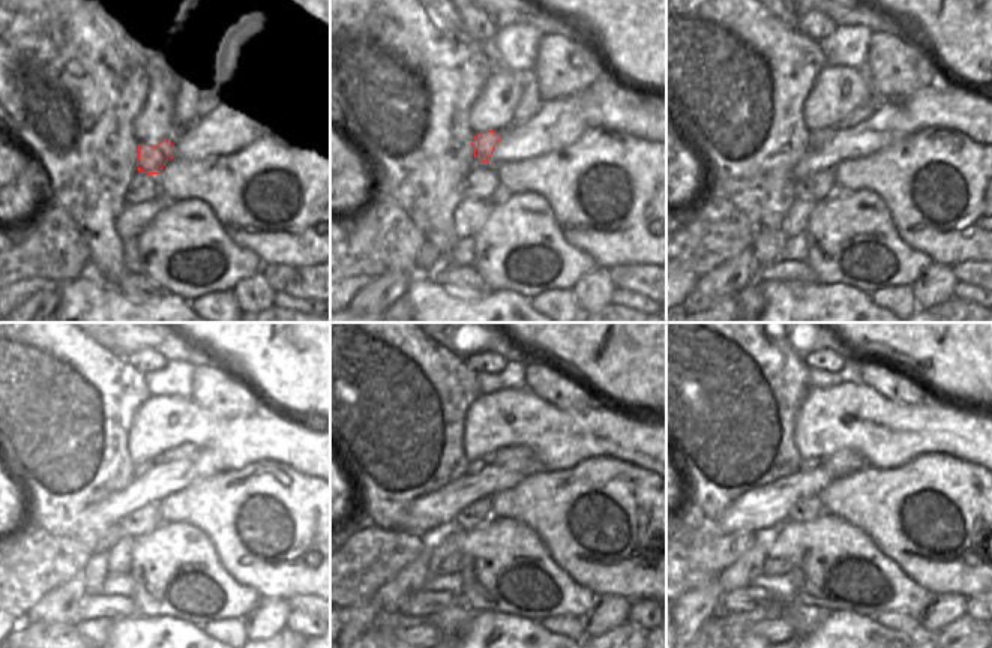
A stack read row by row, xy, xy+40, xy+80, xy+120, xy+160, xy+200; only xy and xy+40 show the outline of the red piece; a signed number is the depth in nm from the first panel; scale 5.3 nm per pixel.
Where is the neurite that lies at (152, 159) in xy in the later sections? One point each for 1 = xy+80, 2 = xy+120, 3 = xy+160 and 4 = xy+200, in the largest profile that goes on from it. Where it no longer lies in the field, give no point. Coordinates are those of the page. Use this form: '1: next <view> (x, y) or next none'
1: next xy+80 (821, 137)
2: next xy+120 (147, 465)
3: next xy+160 (479, 464)
4: next xy+200 (806, 464)

